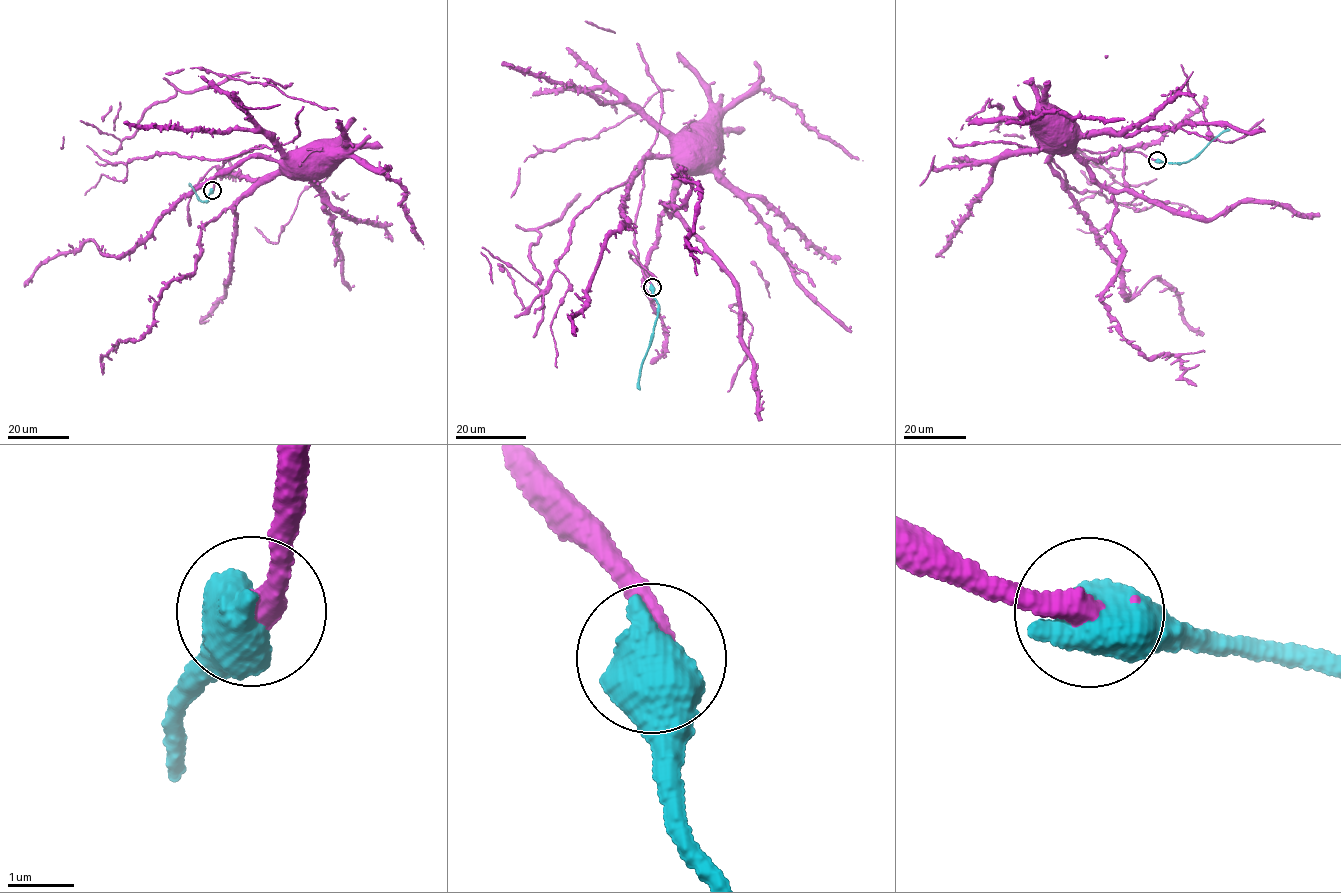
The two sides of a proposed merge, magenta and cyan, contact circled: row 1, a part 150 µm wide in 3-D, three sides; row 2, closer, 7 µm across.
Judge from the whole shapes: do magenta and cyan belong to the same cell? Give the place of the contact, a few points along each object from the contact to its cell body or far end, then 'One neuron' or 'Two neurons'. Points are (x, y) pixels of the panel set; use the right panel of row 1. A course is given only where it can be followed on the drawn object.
Place: (1157, 160). Course of magenta: (1157, 161), (1122, 148), (1095, 152), (1059, 143), (1039, 149), (1027, 148), (1039, 145), (1029, 114). Course of cyan: (1157, 161), (1185, 163), (1213, 139), (1230, 130). One neuron

